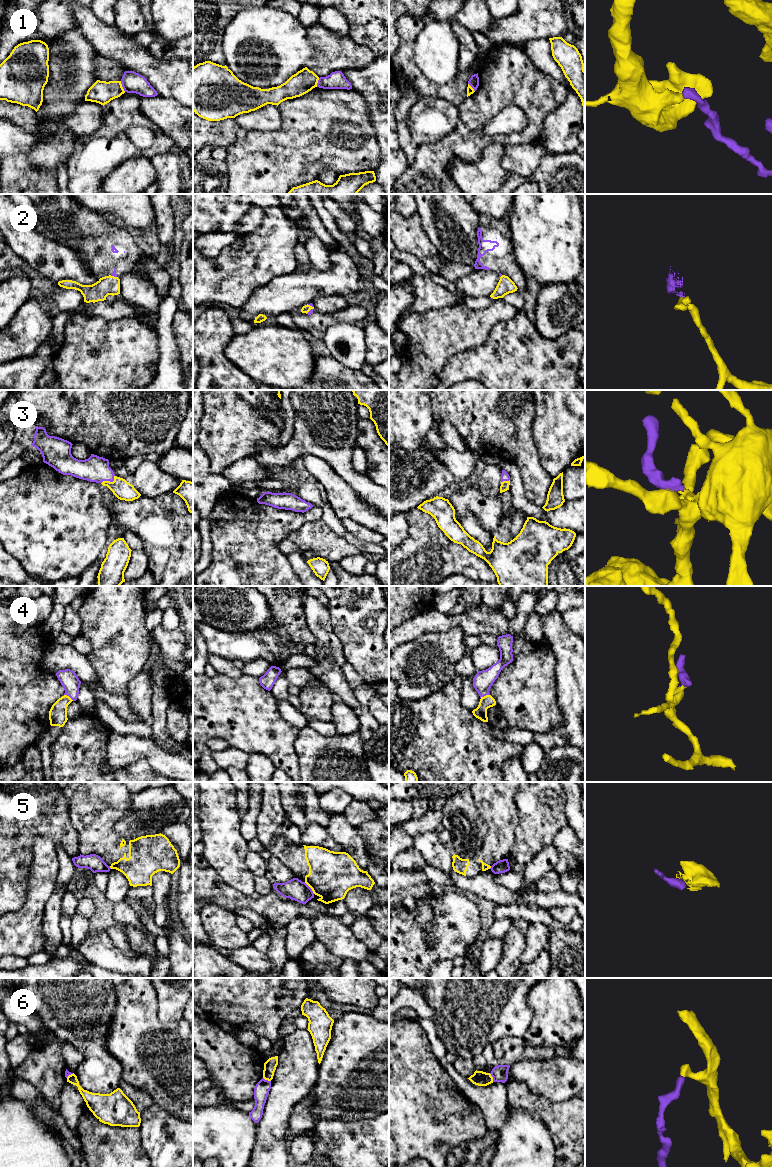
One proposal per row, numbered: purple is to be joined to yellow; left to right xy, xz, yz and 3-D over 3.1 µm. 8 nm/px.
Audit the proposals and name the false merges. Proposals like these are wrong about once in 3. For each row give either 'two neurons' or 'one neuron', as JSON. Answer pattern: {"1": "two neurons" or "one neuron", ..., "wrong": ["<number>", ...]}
{"1": "two neurons", "2": "two neurons", "3": "one neuron", "4": "one neuron", "5": "two neurons", "6": "two neurons", "wrong": ["1", "2", "5", "6"]}

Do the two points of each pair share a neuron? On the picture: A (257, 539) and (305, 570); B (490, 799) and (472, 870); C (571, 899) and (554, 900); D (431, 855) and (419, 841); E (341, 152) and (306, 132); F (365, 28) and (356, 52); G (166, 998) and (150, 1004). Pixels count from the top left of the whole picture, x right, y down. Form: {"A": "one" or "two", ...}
{"A": "two", "B": "one", "C": "one", "D": "one", "E": "one", "F": "two", "G": "two"}

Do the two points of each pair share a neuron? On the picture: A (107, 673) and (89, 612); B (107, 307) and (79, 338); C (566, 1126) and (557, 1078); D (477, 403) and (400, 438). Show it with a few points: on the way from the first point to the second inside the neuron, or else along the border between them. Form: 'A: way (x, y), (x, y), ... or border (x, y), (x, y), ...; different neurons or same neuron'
A: way (107, 658), (107, 646), (104, 643), (104, 627); same neuron
B: border (78, 311), (108, 320), (122, 318); different neurons
C: border (539, 1093), (553, 1101), (564, 1101), (574, 1097); different neurons
D: border (431, 400), (432, 425), (425, 442), (434, 447); different neurons

